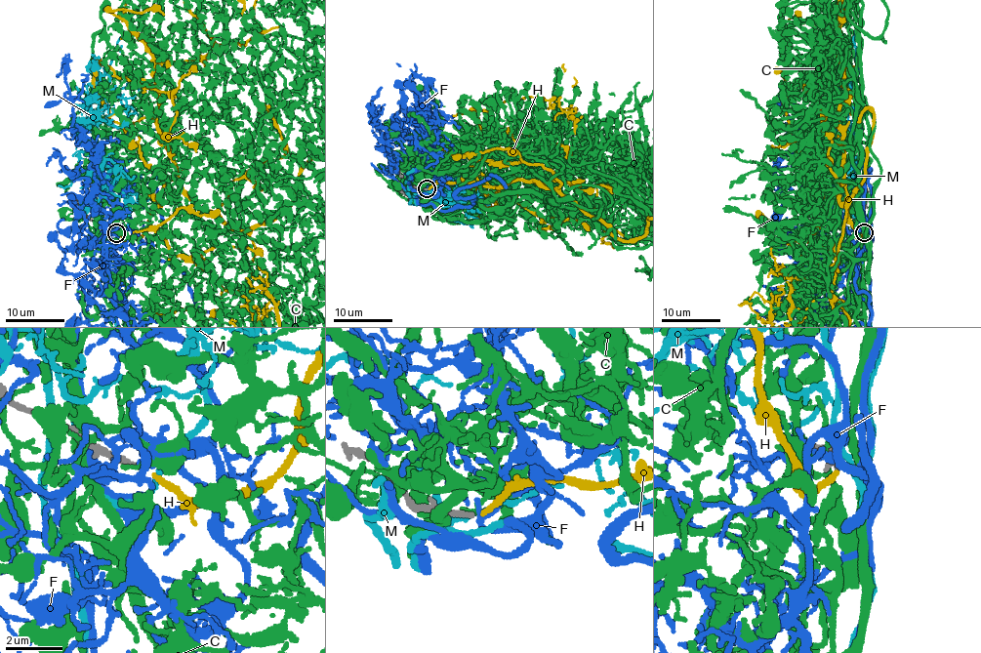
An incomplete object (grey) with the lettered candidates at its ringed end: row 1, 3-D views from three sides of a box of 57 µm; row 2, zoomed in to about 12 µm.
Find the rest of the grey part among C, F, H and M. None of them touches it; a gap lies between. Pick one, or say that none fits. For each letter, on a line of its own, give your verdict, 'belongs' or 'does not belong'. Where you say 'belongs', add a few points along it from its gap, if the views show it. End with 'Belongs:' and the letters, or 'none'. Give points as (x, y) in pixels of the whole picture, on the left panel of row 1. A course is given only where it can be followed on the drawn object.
C: does not belong
F: does not belong
H: belongs
M: does not belong
Belongs: H

